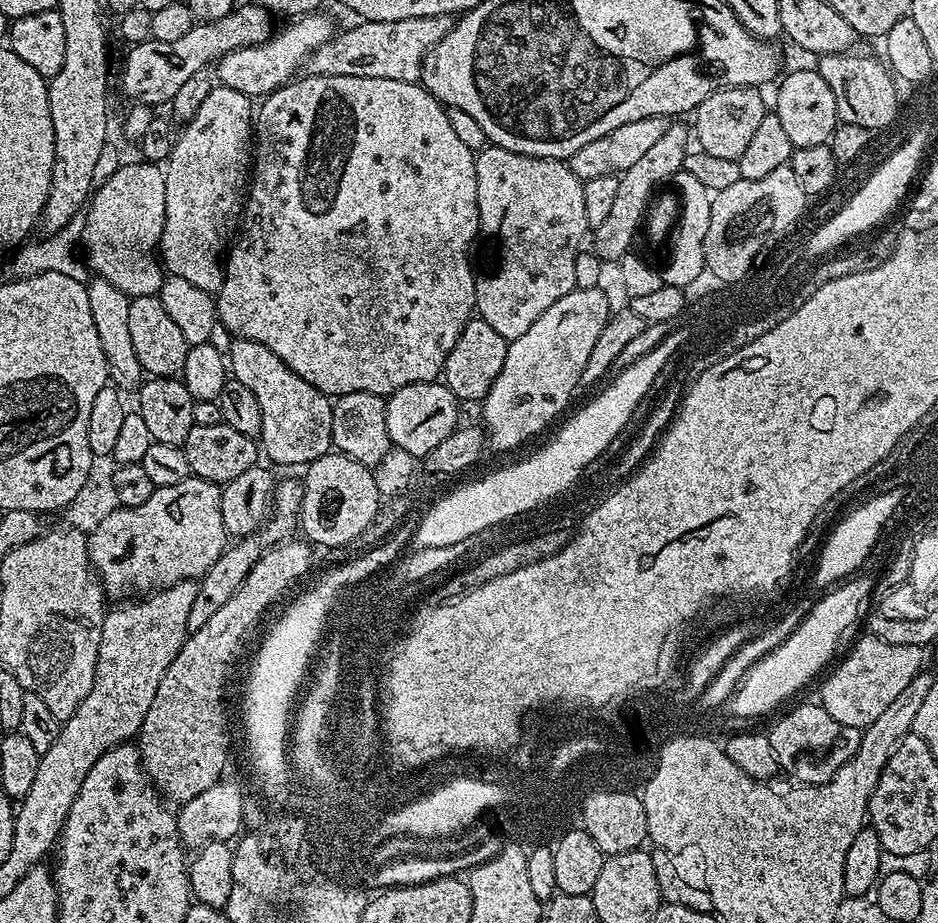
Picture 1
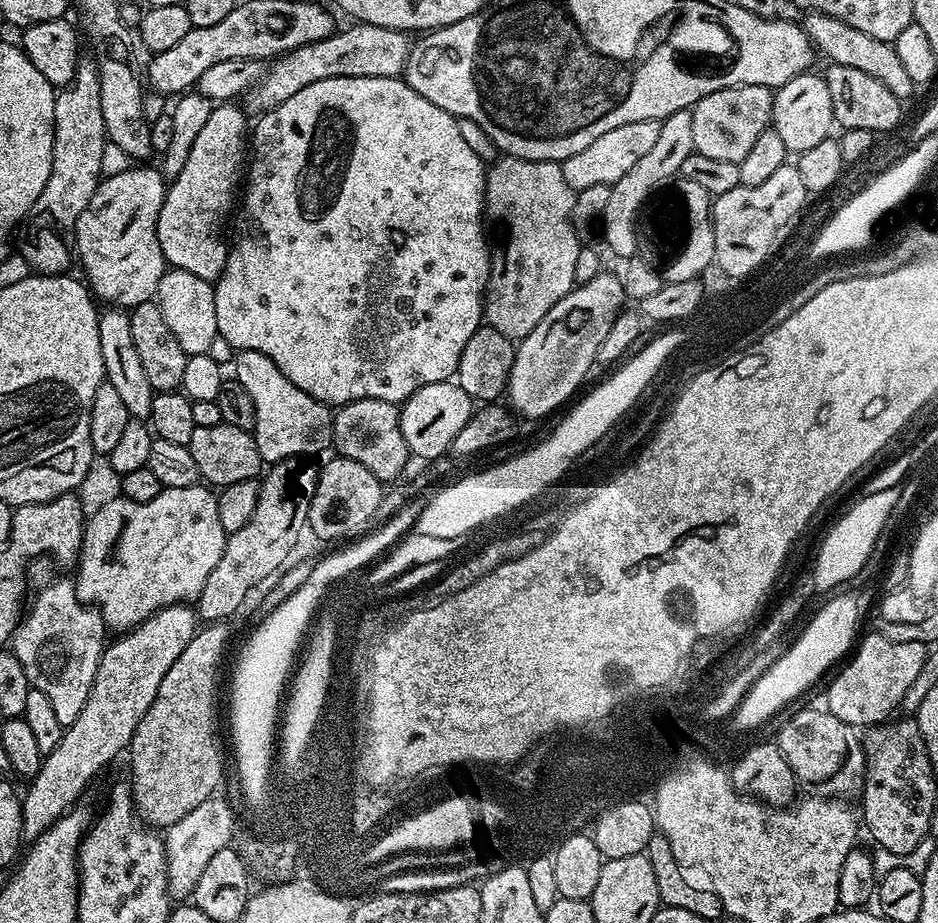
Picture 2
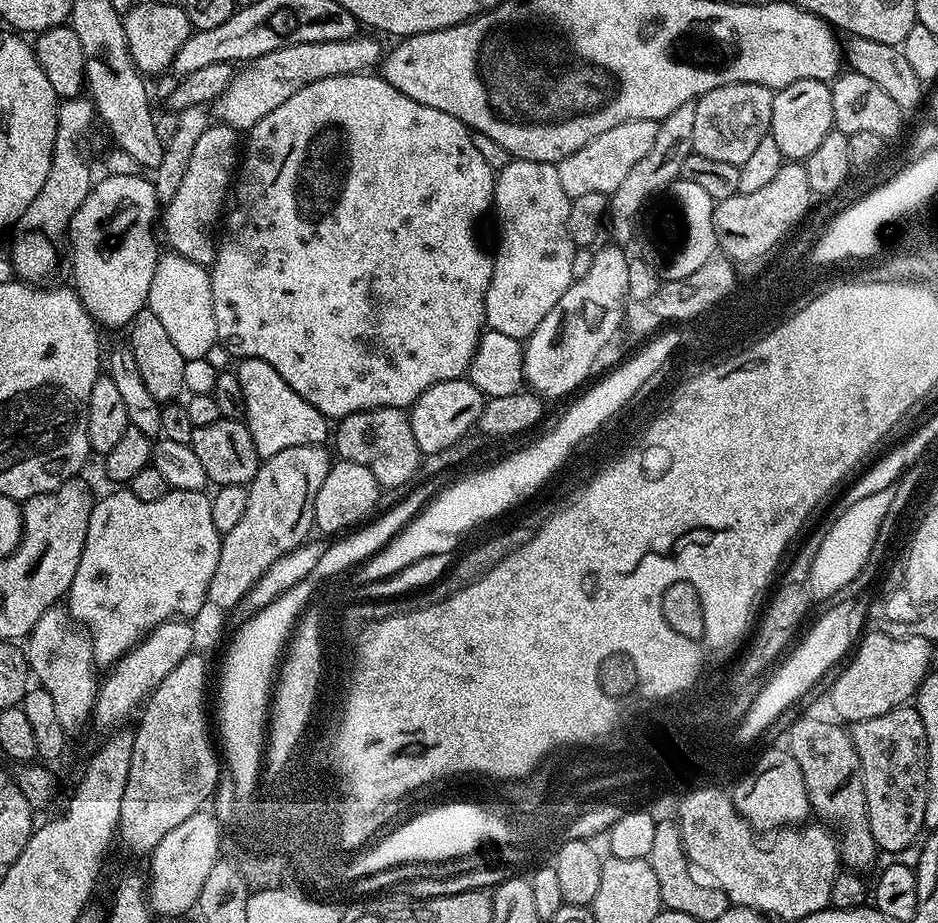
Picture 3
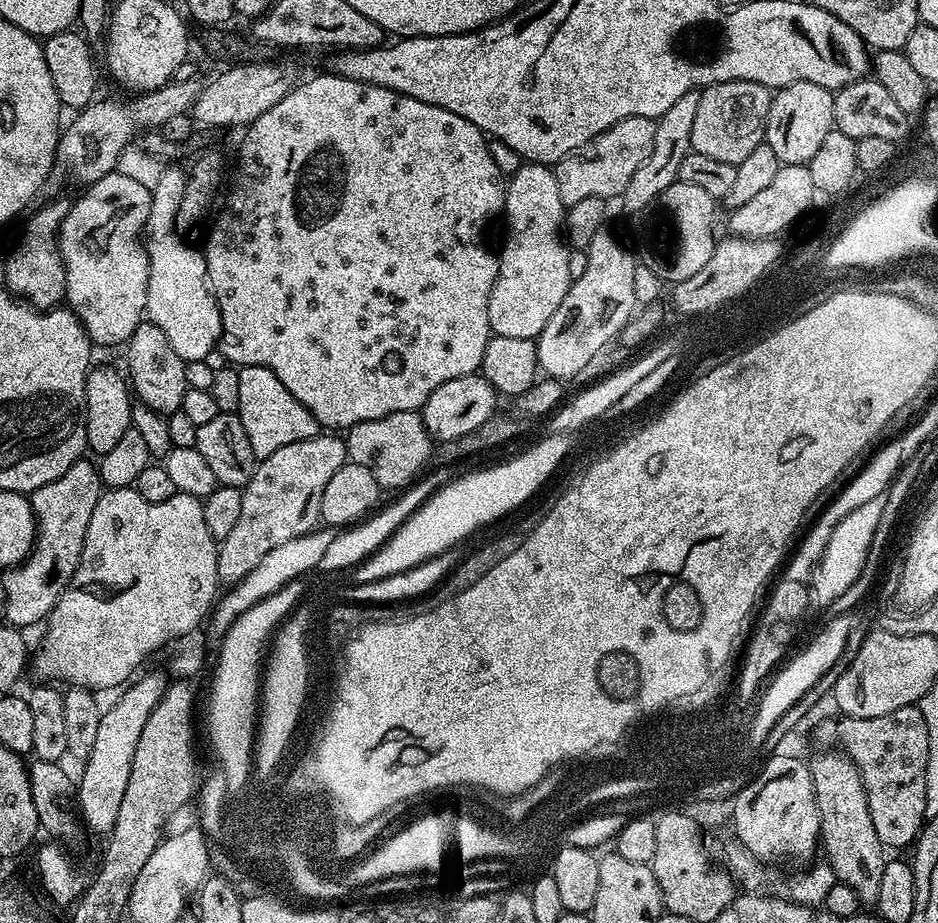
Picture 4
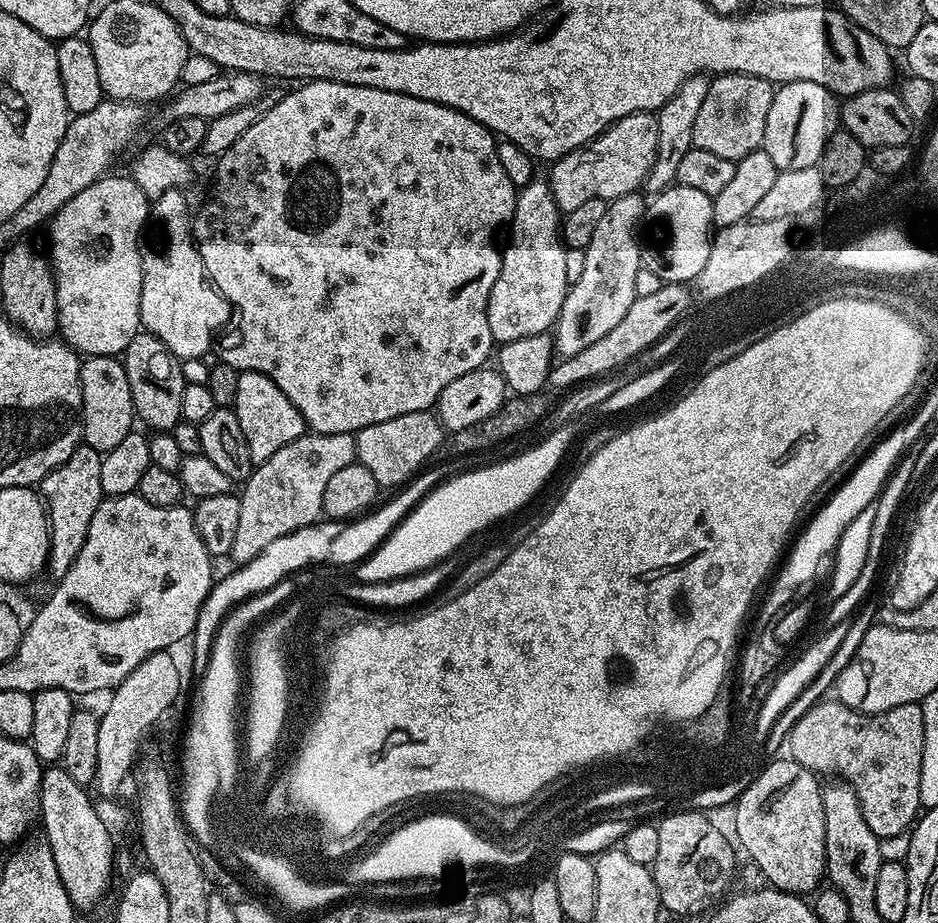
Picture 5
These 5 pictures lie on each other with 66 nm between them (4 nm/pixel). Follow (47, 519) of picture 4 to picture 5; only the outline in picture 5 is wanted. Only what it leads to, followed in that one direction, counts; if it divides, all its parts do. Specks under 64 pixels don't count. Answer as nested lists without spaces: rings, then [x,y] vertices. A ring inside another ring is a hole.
[[[81,443],[79,448],[62,462],[46,478],[40,481],[38,491],[48,509],[48,563],[47,571],[53,572],[56,578],[66,574],[90,534],[90,521],[94,519],[94,510],[105,500],[102,490],[101,453],[94,451],[89,444]]]

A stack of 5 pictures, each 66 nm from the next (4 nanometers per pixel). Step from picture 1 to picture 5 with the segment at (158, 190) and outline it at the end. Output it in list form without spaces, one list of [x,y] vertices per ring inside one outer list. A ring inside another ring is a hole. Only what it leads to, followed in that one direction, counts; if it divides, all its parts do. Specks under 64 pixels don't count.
[[[105,174],[82,194],[74,194],[50,221],[52,228],[52,271],[56,274],[59,335],[64,343],[85,357],[119,357],[130,346],[130,338],[141,331],[140,299],[142,298],[142,233],[148,224],[150,201],[131,175]]]

